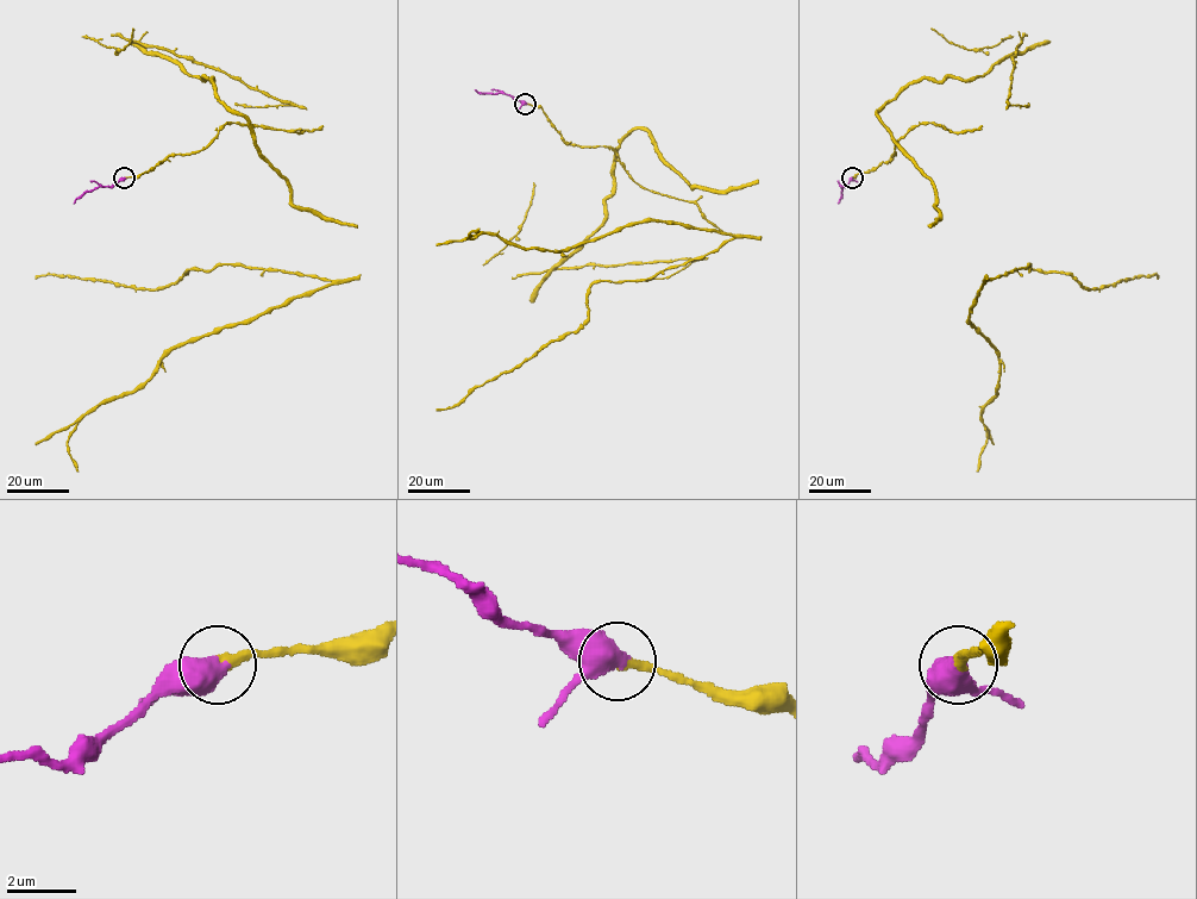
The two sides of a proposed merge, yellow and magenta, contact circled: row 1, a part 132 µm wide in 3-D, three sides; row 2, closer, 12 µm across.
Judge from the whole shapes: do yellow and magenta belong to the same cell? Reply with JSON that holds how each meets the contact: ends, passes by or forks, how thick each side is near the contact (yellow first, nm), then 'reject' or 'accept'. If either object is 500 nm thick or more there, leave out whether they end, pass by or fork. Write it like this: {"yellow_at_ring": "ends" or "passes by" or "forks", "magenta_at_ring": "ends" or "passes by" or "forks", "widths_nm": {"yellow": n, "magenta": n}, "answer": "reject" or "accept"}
{"widths_nm": {"yellow": 320, "magenta": 650}, "answer": "accept"}

